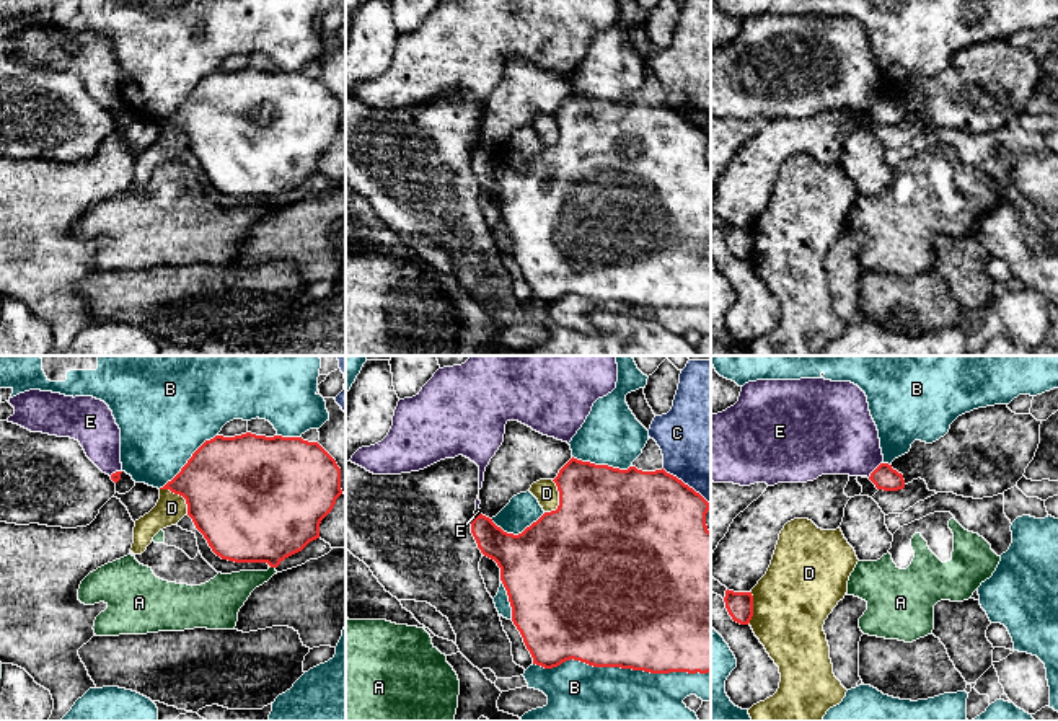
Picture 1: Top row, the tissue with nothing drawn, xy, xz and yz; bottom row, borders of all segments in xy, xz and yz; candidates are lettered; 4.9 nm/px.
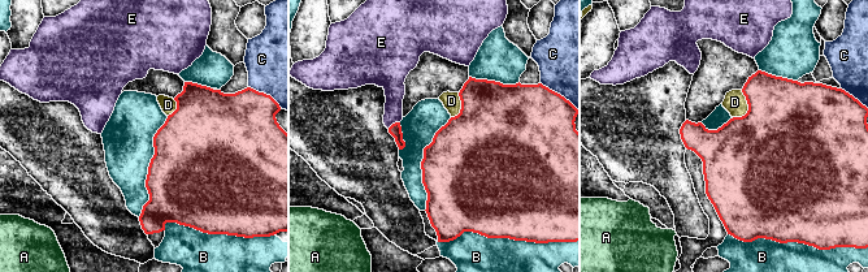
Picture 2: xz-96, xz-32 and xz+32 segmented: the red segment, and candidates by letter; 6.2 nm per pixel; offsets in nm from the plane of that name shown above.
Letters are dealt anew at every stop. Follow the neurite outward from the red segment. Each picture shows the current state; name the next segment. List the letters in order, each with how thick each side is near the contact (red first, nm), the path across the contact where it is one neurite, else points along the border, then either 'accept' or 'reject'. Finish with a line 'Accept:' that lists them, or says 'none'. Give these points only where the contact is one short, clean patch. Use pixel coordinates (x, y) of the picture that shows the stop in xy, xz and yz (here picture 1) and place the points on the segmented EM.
A: calibres 460 and 180 nm; reject
B: calibres 500 and 500 nm; reject
C: calibres 500 and 480 nm; border xz (662, 468), (692, 486), (709, 504); reject
D: calibres 460 and 150 nm; reject
E: calibres 120 and 380 nm; border yz (882, 462), (868, 477); reject
Accept: none

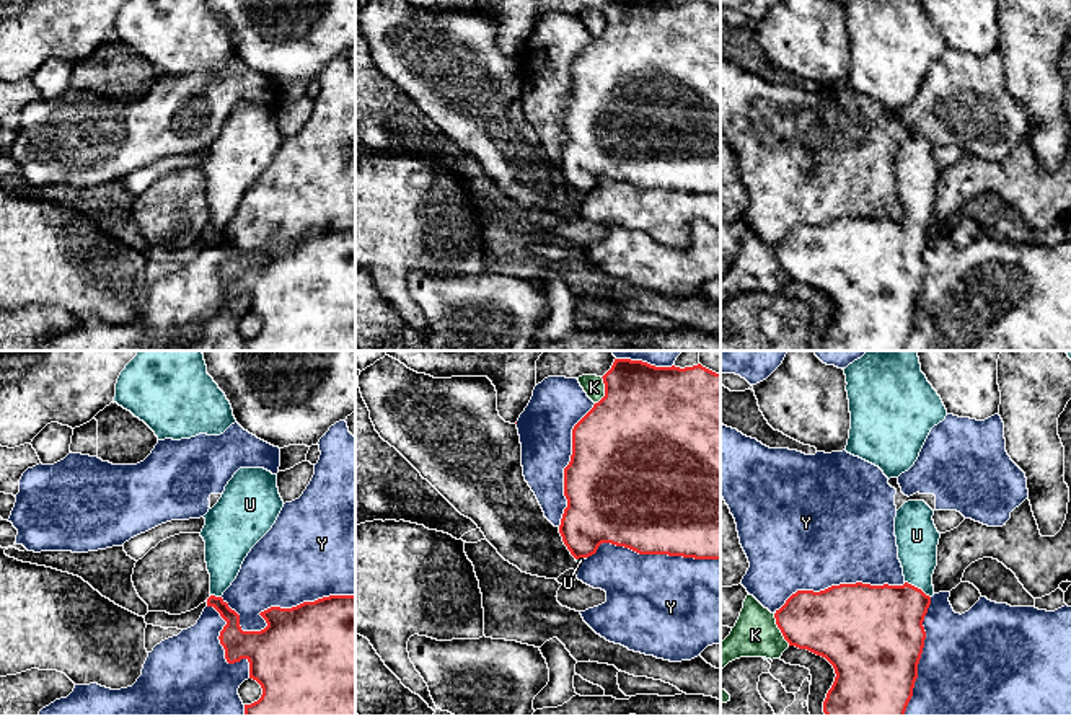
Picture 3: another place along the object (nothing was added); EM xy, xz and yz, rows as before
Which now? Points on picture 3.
K: calibres 340 and 220 nm; reject
U: calibres 400 and 200 nm; way yz (882, 625), (916, 587), (916, 537); accept
Y: calibres 420 and 400 nm; reject
Accept: U

